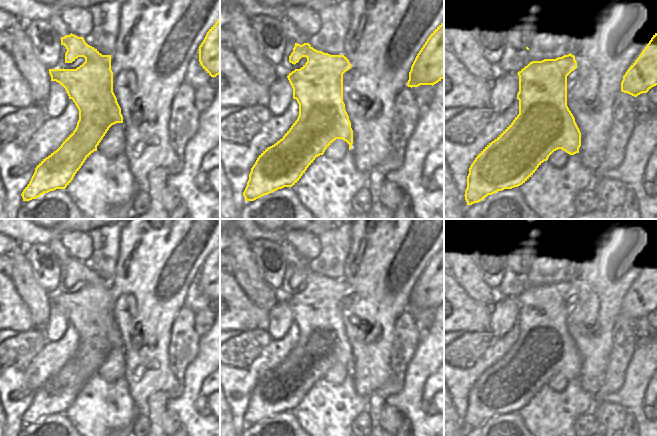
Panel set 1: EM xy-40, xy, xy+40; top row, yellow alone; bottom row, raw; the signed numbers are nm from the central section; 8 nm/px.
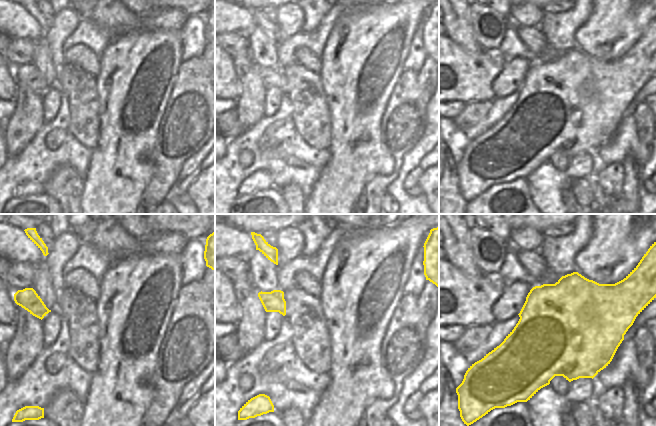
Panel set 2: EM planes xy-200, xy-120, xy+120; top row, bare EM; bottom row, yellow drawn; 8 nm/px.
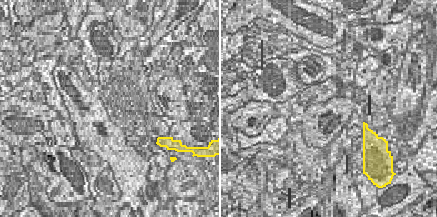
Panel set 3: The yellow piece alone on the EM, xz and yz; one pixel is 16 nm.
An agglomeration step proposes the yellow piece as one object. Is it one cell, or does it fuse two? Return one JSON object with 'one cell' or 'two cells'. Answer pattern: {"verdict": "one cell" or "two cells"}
{"verdict": "one cell"}

